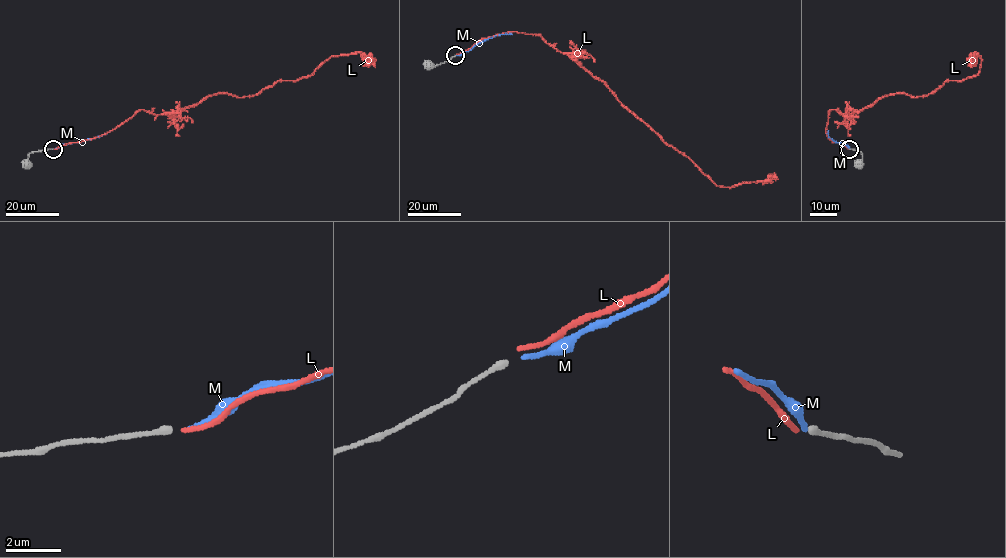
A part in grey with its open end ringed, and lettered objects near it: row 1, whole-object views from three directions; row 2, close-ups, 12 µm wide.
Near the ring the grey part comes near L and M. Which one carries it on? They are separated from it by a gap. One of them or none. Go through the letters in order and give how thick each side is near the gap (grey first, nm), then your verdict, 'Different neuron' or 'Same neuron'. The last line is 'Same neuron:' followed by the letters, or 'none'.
L: Thickness 240 nm (grey) against 140 nm. Different neuron
M: Thickness 240 nm (grey) against 150 nm. Same neuron
Same neuron: M

